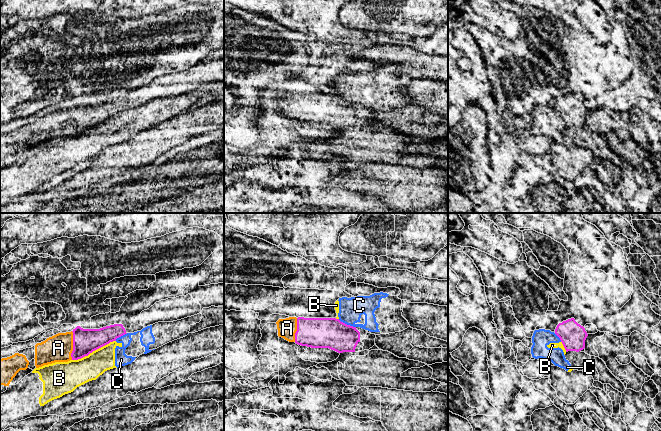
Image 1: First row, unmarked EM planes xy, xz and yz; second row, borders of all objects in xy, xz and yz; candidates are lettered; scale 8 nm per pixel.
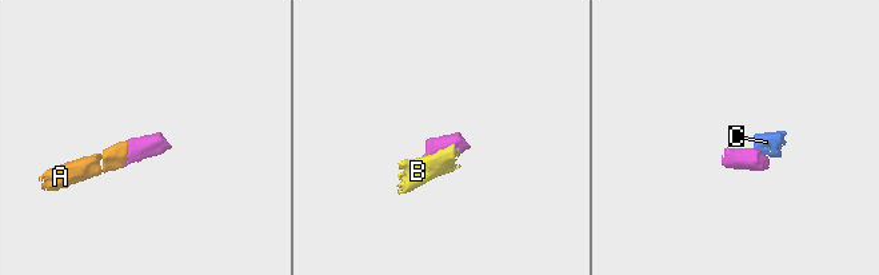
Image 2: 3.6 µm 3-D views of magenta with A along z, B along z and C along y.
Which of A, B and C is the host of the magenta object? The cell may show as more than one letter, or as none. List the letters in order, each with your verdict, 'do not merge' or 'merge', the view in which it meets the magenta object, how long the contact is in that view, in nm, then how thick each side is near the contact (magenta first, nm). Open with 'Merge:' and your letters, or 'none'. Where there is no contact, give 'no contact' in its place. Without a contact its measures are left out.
Merge: A
A: merge; meets magenta in xy; contact 240 nm long; 200 nm thick on the magenta side, 220 nm on the other
B: do not merge; meets magenta in xy; contact 380 nm long; 200 nm thick on the magenta side, 220 nm on the other
C: do not merge; meets magenta in xz; contact 160 nm long; 240 nm thick on the magenta side, 190 nm on the other

